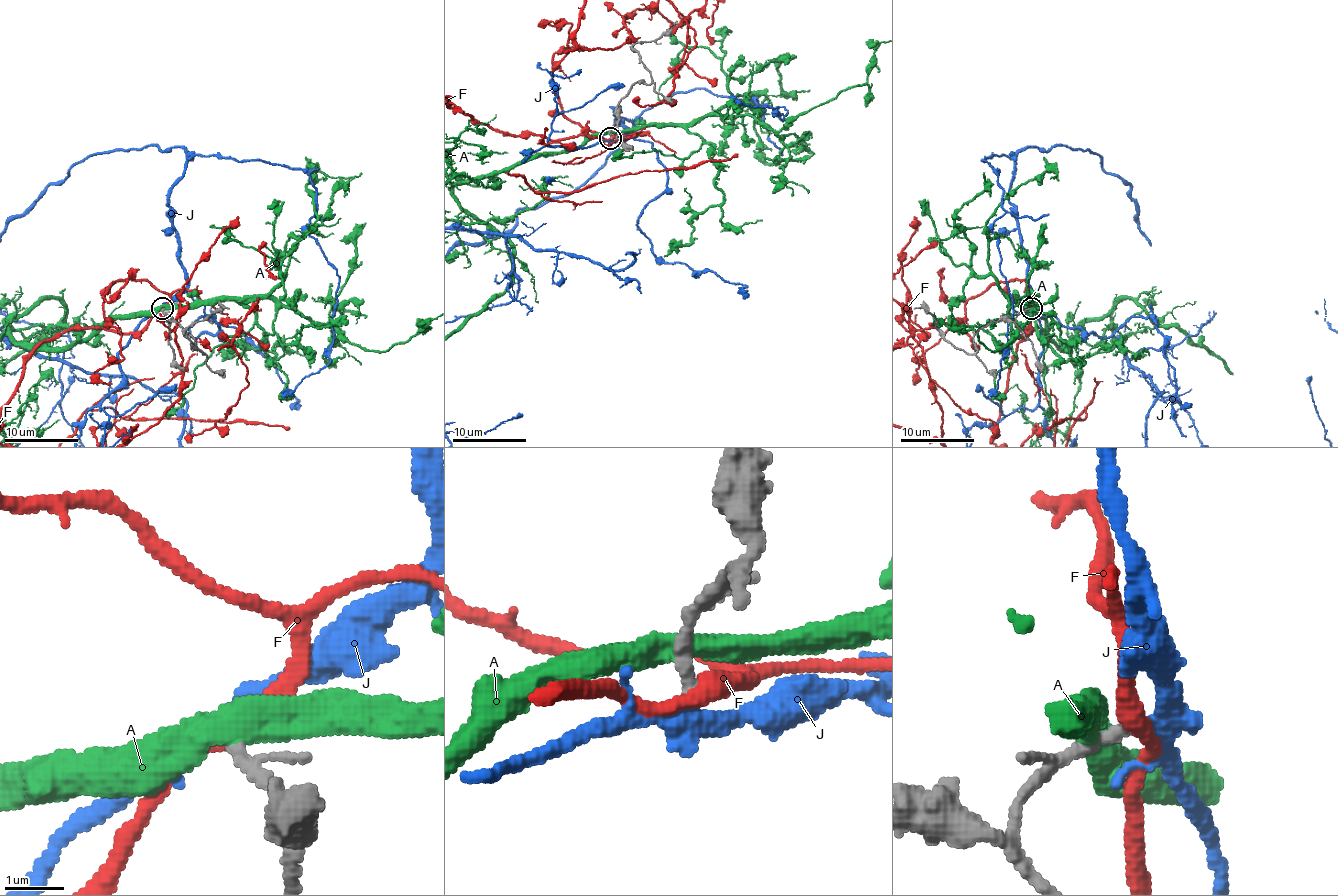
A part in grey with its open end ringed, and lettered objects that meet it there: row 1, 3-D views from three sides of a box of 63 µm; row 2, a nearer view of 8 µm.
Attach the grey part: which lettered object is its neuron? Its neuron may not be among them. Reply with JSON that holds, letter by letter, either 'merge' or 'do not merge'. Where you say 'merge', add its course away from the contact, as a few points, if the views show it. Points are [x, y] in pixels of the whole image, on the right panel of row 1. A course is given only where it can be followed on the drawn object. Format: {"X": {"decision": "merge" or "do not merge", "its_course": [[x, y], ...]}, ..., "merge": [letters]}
{"A": {"decision": "do not merge"}, "F": {"decision": "do not merge"}, "J": {"decision": "merge"}, "merge": ["J"]}

